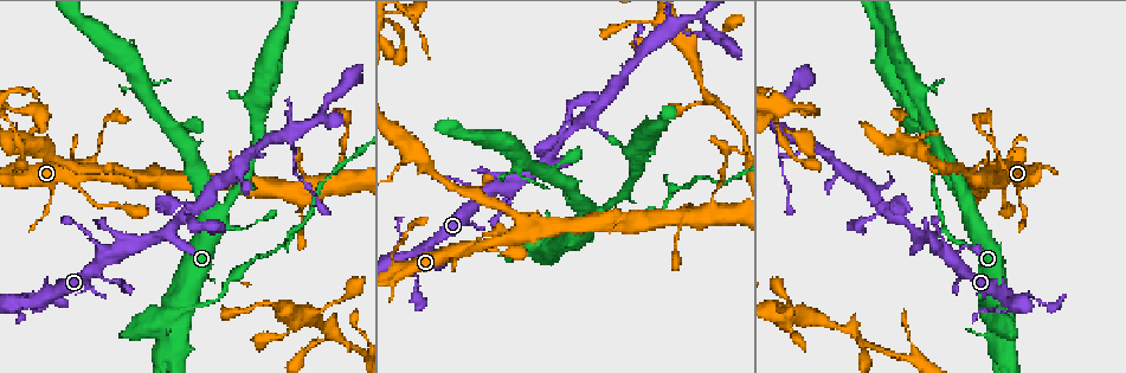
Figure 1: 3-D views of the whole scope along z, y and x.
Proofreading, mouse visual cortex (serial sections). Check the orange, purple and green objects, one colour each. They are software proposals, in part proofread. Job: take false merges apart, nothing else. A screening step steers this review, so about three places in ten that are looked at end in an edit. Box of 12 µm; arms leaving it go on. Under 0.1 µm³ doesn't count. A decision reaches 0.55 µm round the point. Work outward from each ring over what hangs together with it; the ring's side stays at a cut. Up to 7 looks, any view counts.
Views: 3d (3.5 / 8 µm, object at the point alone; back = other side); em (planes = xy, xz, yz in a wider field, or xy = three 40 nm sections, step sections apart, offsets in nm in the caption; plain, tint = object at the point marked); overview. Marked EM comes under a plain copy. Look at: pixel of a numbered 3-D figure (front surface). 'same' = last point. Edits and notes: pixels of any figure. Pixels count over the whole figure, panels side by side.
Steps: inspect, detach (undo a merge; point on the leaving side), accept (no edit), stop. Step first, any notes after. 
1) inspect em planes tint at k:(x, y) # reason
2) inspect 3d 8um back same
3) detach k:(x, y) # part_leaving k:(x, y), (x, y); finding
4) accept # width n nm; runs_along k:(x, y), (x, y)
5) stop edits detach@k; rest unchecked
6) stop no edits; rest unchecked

inspect 3d 3.5um back at 1:(191, 309) # thick turns thin

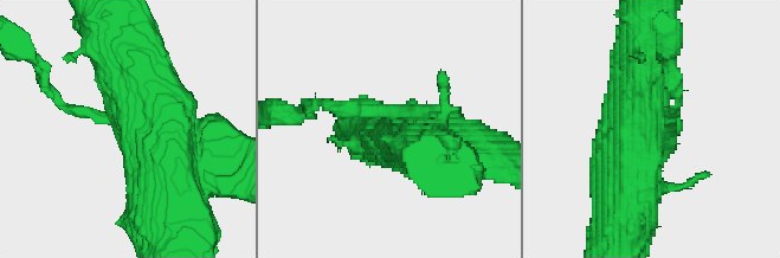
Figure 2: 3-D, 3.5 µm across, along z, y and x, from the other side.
inspect em xy step 1 tint at 2:(670, 124) # shape alone is not enough

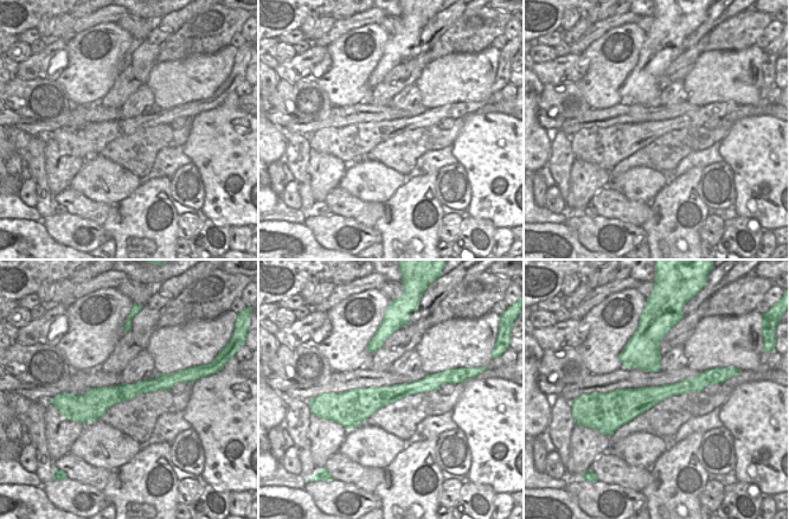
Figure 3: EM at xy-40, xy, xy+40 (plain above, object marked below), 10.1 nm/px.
detach 2:(76, 111) # width 260 nm; part_leaving 2:(201, 156), (237, 171); a second cell is stuck on

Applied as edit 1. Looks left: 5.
inspect overview

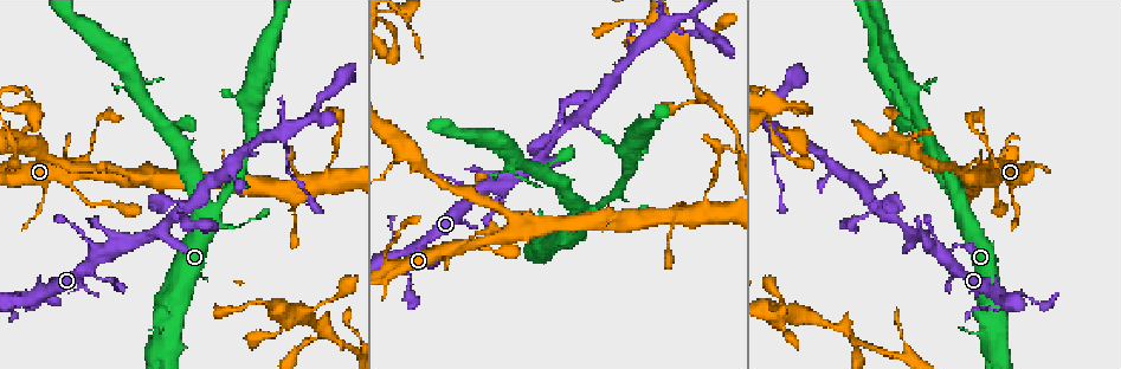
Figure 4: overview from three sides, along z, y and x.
inspect 3d 3.5um at 4:(884, 209) # a fork

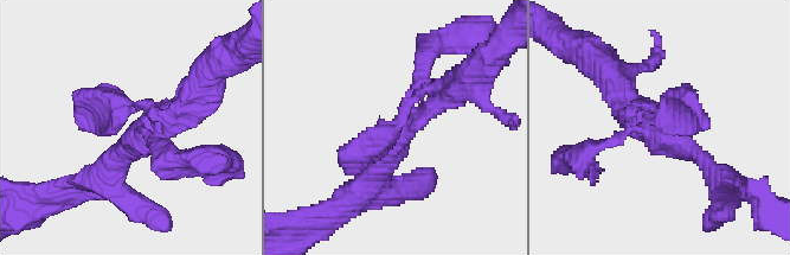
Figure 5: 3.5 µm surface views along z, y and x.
accept # runs_along 5:(377, 174), (398, 132), (467, 83); one cell here

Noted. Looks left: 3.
inspect 3d 3.5um back at 4:(508, 236) # sharp bend

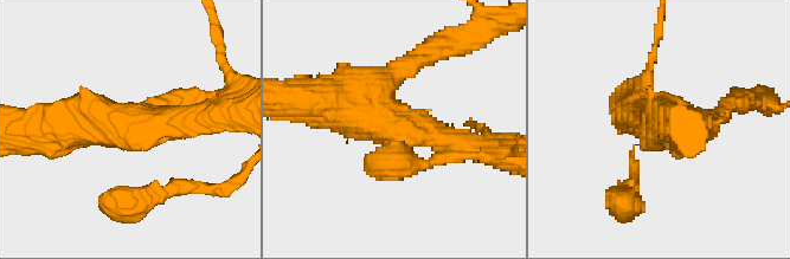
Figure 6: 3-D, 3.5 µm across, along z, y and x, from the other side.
inspect em xy step 3 tint at 6:(124, 123) # arms 3; arm_widths 250, 350, 600 nm

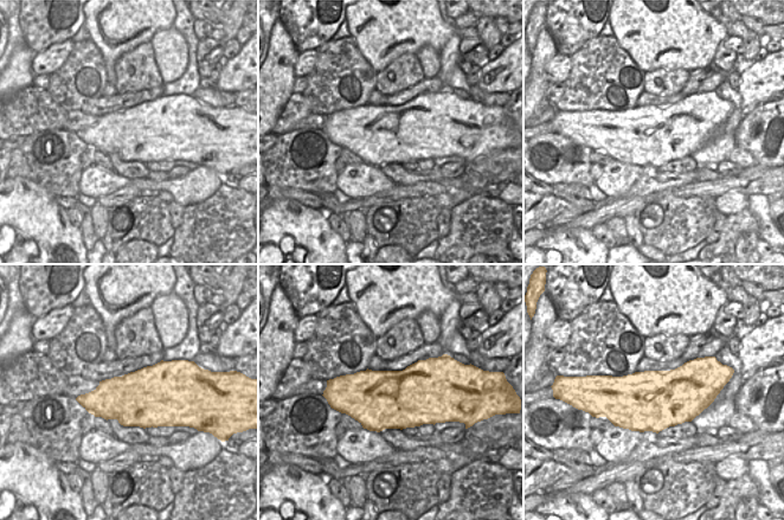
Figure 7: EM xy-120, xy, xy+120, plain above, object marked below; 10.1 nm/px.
accept # runs_along 6:(445, 140), (359, 109), (293, 101); all the same cell

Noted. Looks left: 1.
stop edits detach@2; rest unchecked

